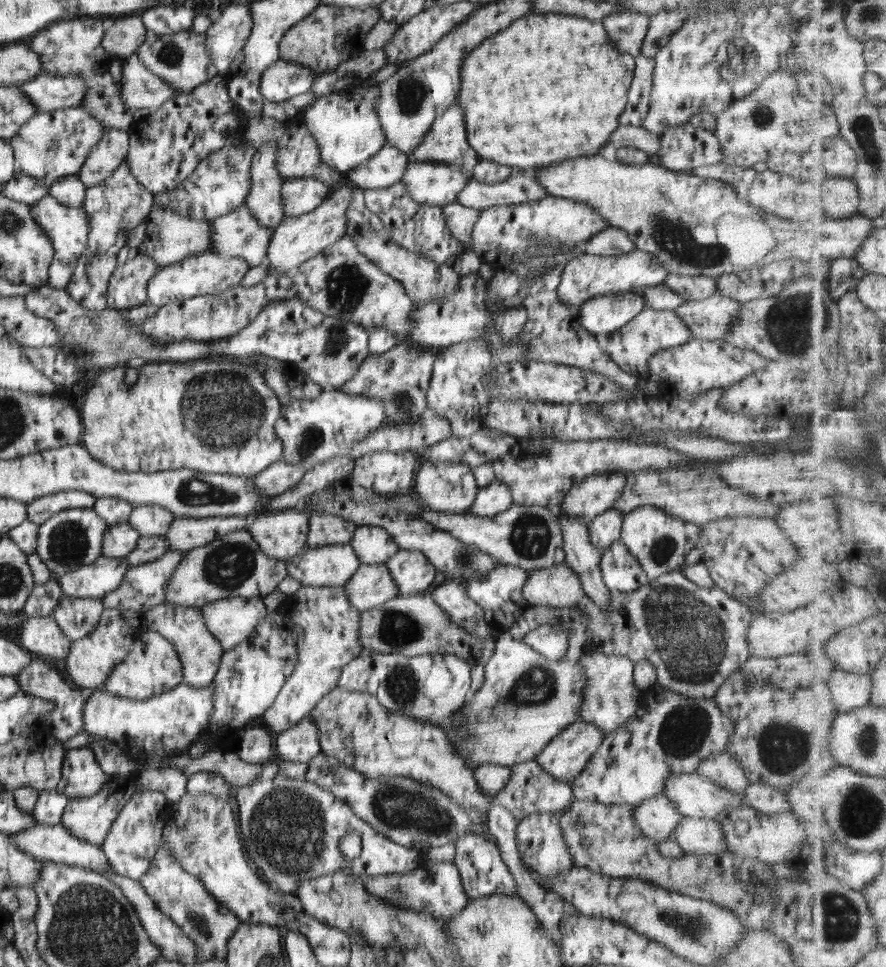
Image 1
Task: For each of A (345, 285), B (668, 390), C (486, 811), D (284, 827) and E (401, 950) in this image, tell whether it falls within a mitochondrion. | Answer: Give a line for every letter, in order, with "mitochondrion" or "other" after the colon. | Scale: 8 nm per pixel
A: mitochondrion
B: other
C: other
D: mitochondrion
E: other

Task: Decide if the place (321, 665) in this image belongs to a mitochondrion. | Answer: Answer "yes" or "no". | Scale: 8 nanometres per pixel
no

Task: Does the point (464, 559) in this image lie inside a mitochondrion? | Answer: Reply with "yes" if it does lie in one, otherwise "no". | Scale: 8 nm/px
yes

